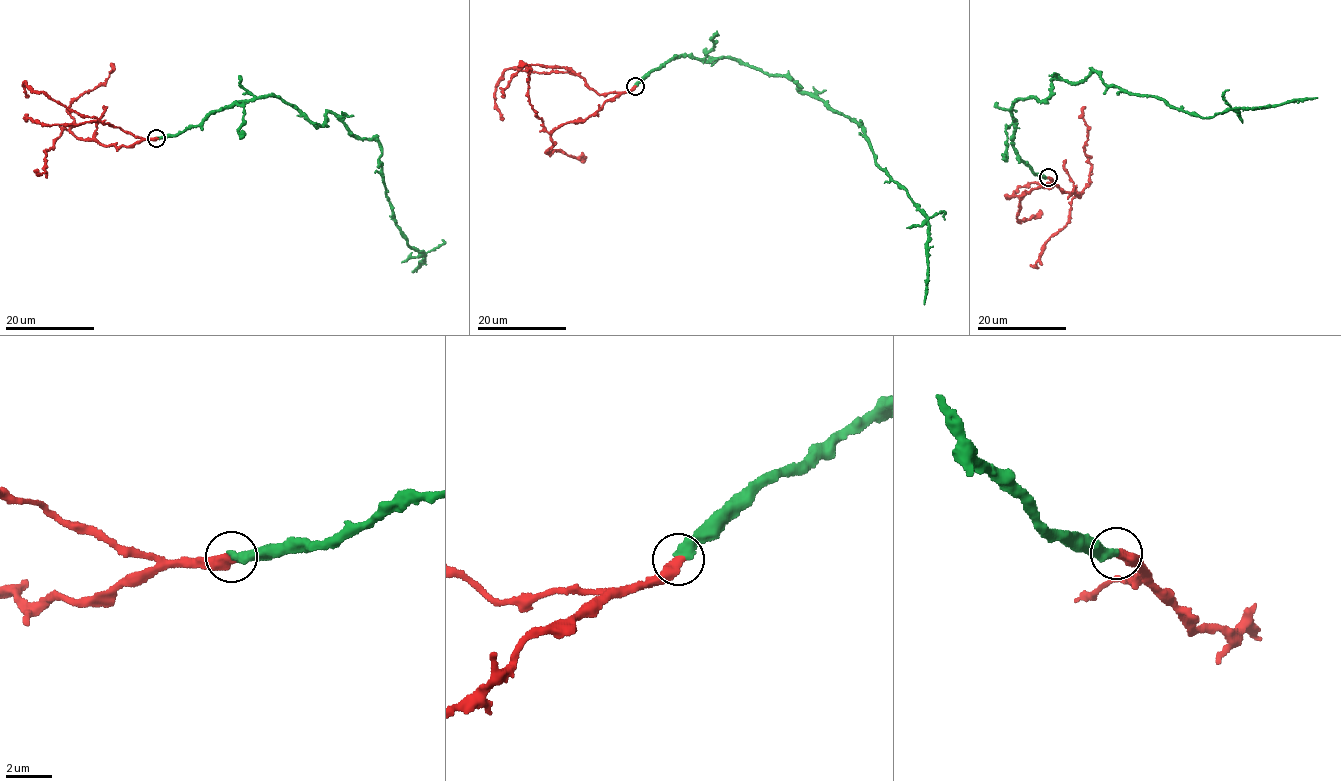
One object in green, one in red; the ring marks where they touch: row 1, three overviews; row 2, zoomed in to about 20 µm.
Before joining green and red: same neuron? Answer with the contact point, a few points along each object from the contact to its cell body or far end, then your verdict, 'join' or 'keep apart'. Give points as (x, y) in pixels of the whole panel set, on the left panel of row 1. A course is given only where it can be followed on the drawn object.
at (156, 138); green runs (157, 137), (256, 98), (279, 96), (311, 122), (335, 113), (377, 141), (394, 220), (424, 252), (412, 272); red runs (157, 137), (125, 147), (77, 138), (66, 129), (47, 150), (45, 171), (33, 170); join

